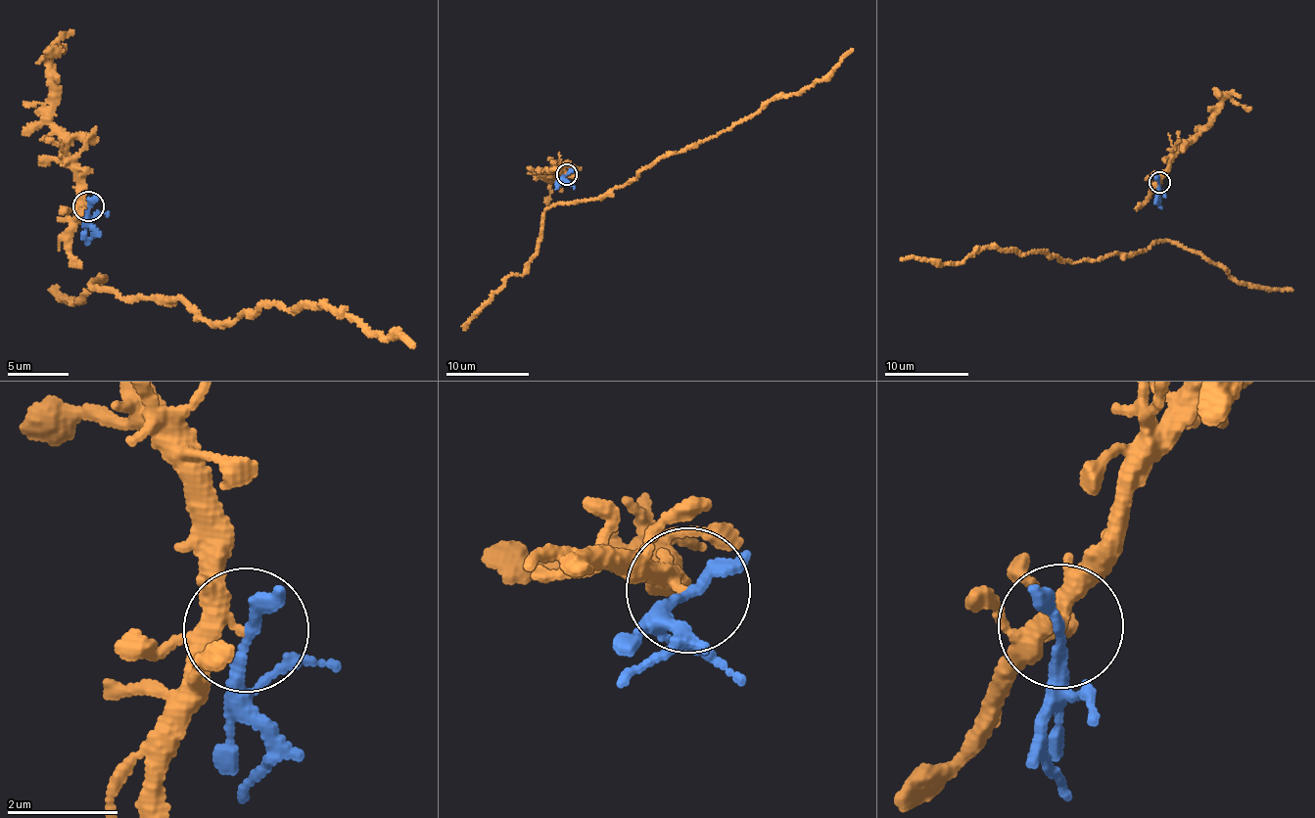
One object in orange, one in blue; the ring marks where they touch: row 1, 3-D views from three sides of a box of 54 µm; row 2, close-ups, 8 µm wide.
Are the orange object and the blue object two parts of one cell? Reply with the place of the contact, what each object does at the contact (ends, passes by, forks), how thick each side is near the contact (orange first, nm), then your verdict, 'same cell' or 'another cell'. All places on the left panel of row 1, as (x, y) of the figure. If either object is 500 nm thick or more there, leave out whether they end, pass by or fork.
at (88, 206); orange forks there; blue passes by; 220 nm thick on the orange side, 160 nm on the other; another cell

